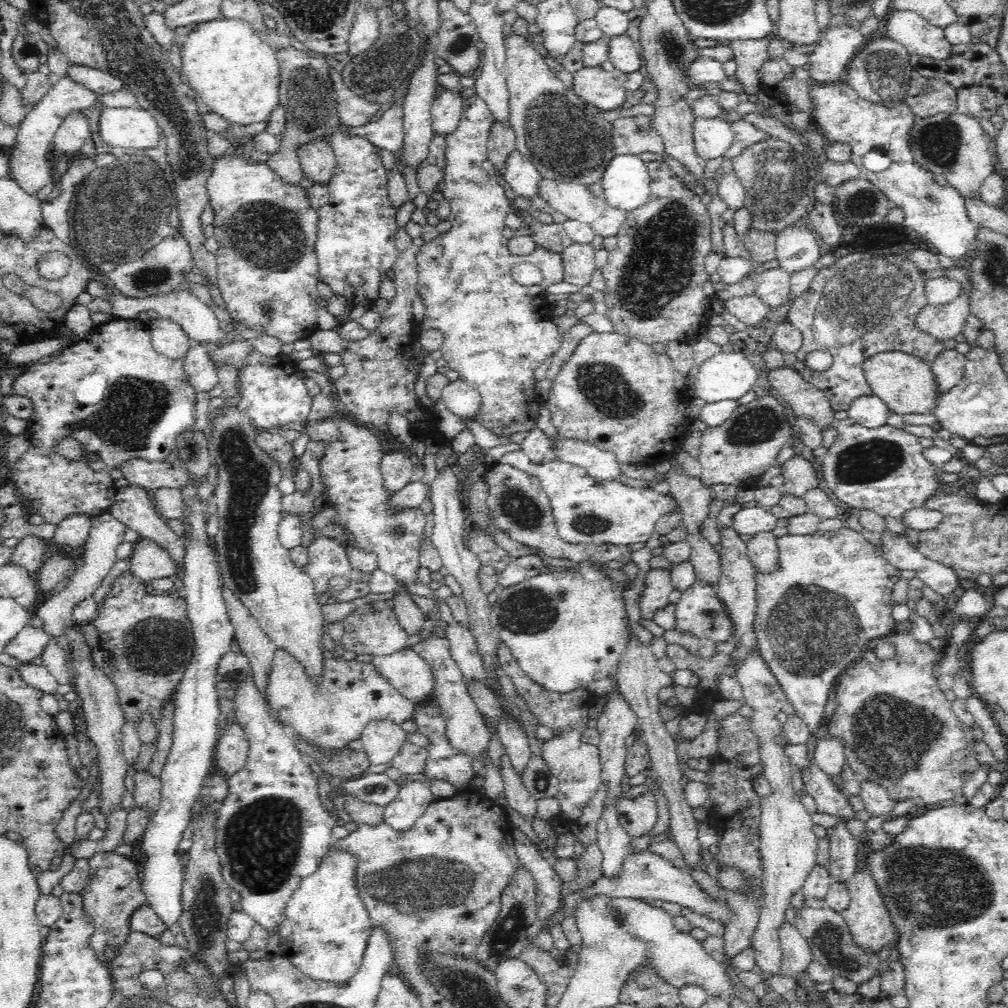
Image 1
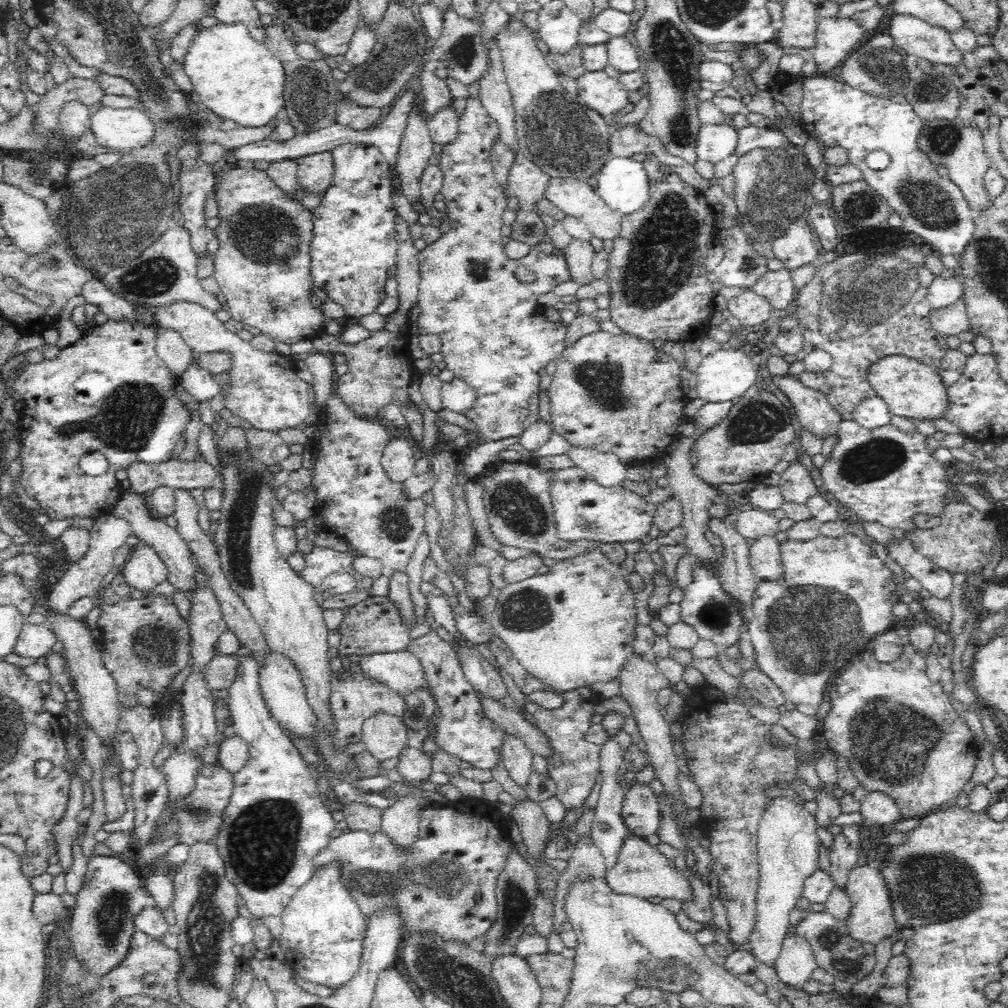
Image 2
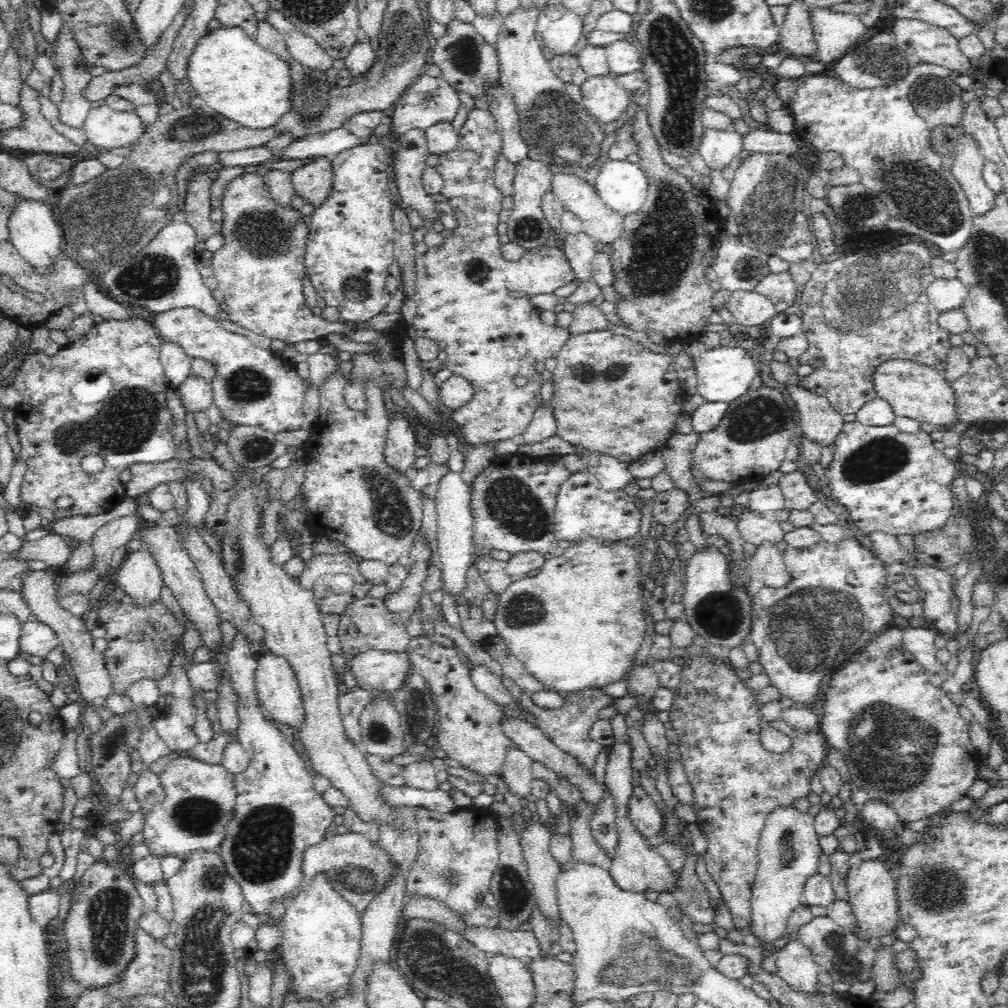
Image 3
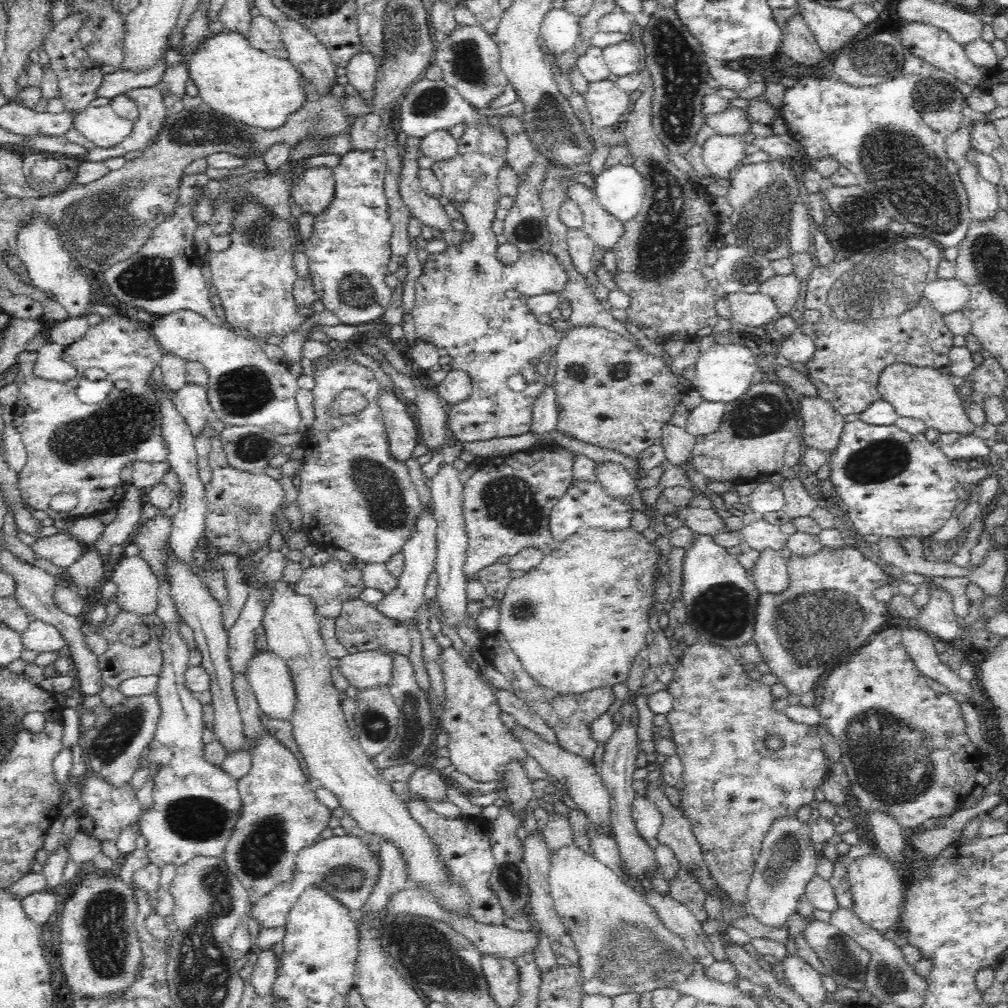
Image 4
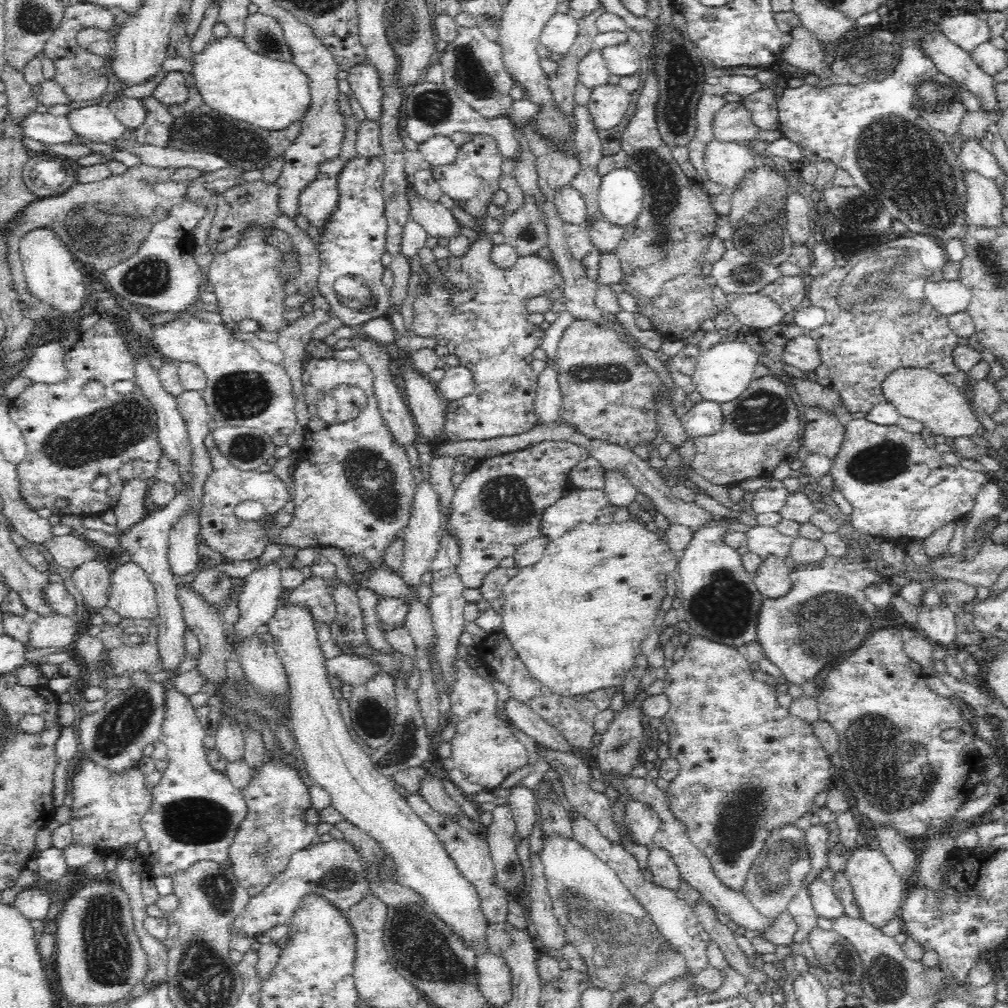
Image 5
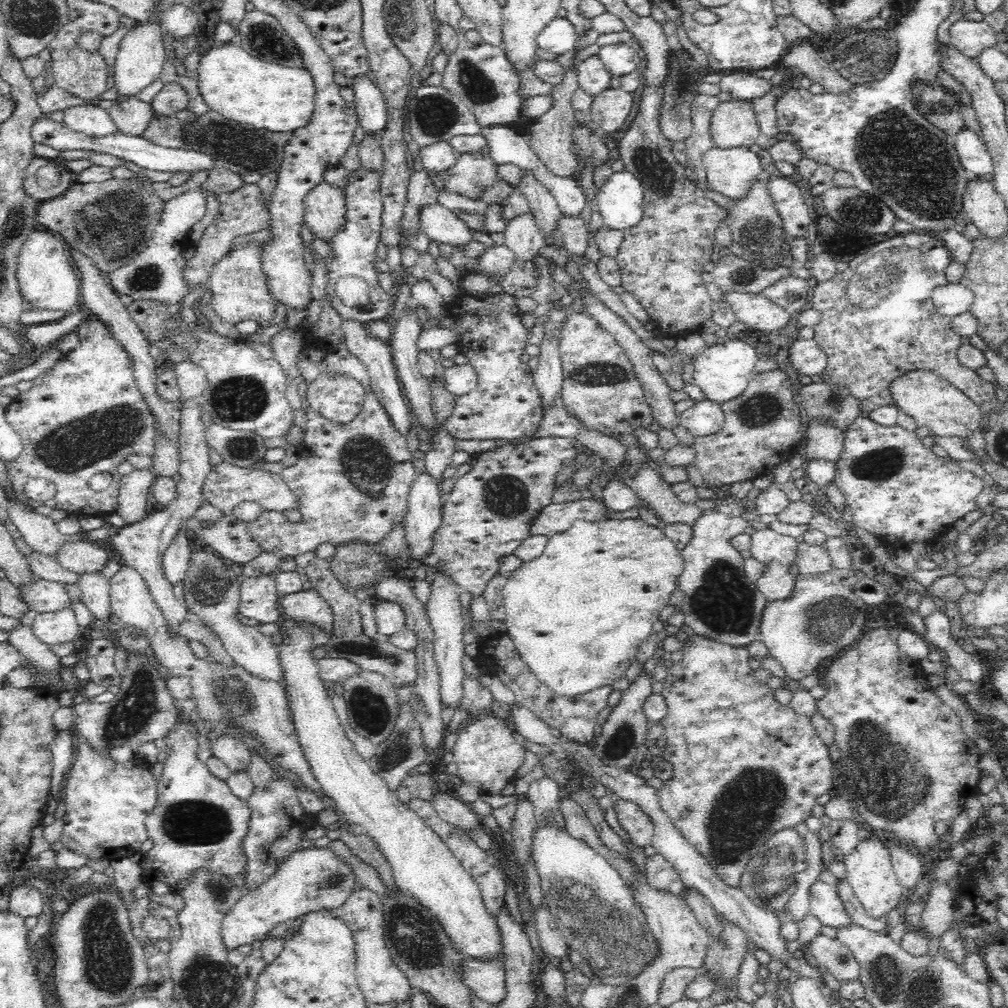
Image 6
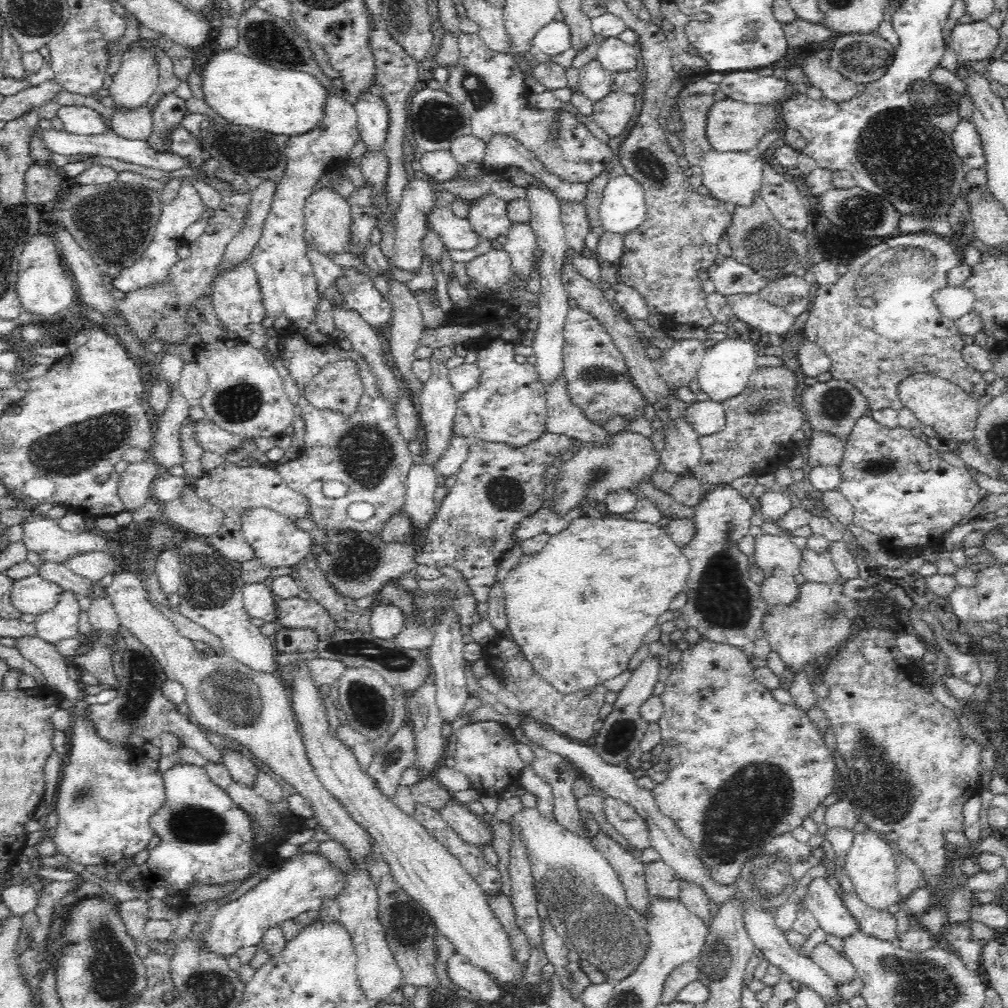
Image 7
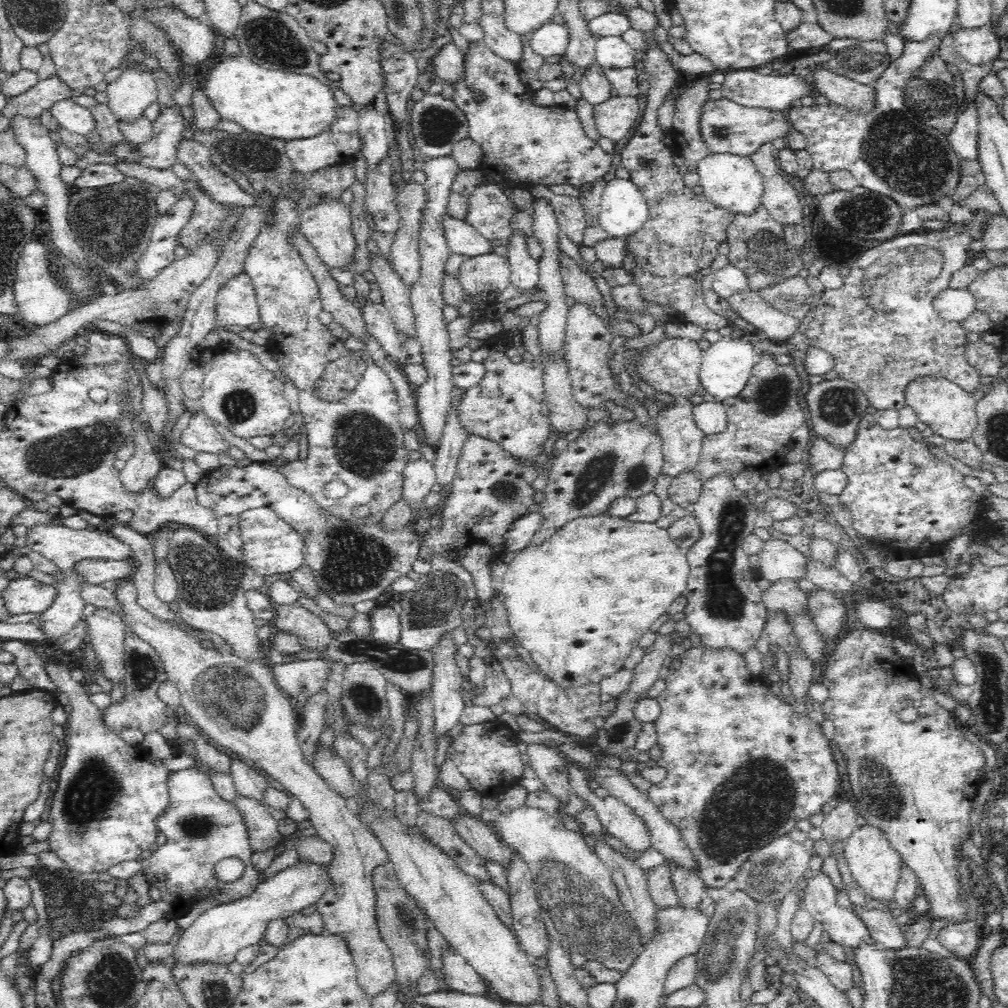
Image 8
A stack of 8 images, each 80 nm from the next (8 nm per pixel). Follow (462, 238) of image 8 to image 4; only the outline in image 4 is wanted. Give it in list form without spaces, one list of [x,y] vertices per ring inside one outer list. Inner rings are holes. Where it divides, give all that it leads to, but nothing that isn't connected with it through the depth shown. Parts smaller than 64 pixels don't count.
[[[420,138],[406,139],[404,145],[403,170],[401,173],[400,194],[402,200],[410,207],[411,215],[417,218],[426,228],[434,232],[446,232],[452,228],[452,218],[446,214],[444,205],[425,194],[418,181]]]

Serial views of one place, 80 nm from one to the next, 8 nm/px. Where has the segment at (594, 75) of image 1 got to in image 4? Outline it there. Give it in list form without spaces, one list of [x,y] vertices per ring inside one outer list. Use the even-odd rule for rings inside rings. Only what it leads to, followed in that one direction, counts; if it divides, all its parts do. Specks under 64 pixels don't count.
[[[610,79],[589,85],[584,98],[596,129],[616,125],[619,122],[620,116],[630,104],[629,95],[618,87],[617,82]]]

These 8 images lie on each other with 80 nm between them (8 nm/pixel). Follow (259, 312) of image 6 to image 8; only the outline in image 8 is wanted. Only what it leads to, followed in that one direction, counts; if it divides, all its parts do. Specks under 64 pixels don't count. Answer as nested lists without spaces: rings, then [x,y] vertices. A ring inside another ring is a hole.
[[[242,271],[238,276],[231,278],[224,286],[222,286],[222,290],[218,292],[216,298],[217,324],[235,329],[241,333],[243,333],[244,329],[250,328],[252,324],[258,324],[259,309],[255,296],[254,285],[245,271]]]

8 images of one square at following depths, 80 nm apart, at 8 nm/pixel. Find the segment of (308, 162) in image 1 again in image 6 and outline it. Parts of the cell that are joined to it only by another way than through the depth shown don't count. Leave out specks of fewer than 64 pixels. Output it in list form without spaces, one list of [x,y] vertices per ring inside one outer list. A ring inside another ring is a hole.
[[[320,182],[304,198],[304,222],[313,238],[332,244],[346,224],[346,203],[343,191],[334,184]]]

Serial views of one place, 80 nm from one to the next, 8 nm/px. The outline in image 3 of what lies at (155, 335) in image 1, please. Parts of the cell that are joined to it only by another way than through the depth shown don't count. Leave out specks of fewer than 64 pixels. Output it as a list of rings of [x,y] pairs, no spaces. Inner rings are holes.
[[[165,342],[162,344],[162,350],[158,352],[158,357],[168,386],[177,389],[190,374],[192,358],[184,354],[179,344],[166,344]]]

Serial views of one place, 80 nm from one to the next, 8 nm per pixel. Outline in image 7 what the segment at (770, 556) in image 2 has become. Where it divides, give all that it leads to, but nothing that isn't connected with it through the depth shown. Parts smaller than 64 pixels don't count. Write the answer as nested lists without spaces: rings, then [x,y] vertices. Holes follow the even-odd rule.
[[[778,570],[774,577],[765,579],[761,584],[761,598],[769,606],[774,608],[781,604],[782,606],[792,606],[792,604],[798,600],[798,594],[800,594],[801,586],[798,585],[794,577],[784,575],[784,573]]]

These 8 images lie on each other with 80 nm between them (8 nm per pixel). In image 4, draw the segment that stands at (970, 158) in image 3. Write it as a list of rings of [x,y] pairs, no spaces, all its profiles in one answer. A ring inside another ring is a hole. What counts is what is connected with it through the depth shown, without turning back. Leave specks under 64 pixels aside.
[[[966,164],[959,170],[969,200],[972,220],[990,221],[1000,209],[996,185],[981,177],[978,167]]]

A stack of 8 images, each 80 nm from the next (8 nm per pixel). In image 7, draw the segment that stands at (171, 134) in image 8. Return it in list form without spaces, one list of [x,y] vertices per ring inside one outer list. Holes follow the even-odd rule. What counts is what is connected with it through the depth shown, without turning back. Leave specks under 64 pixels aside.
[[[174,93],[160,99],[156,104],[153,115],[153,131],[148,137],[148,148],[154,152],[171,152],[170,134],[178,128],[182,128],[182,120],[188,114],[186,102],[180,101]]]

